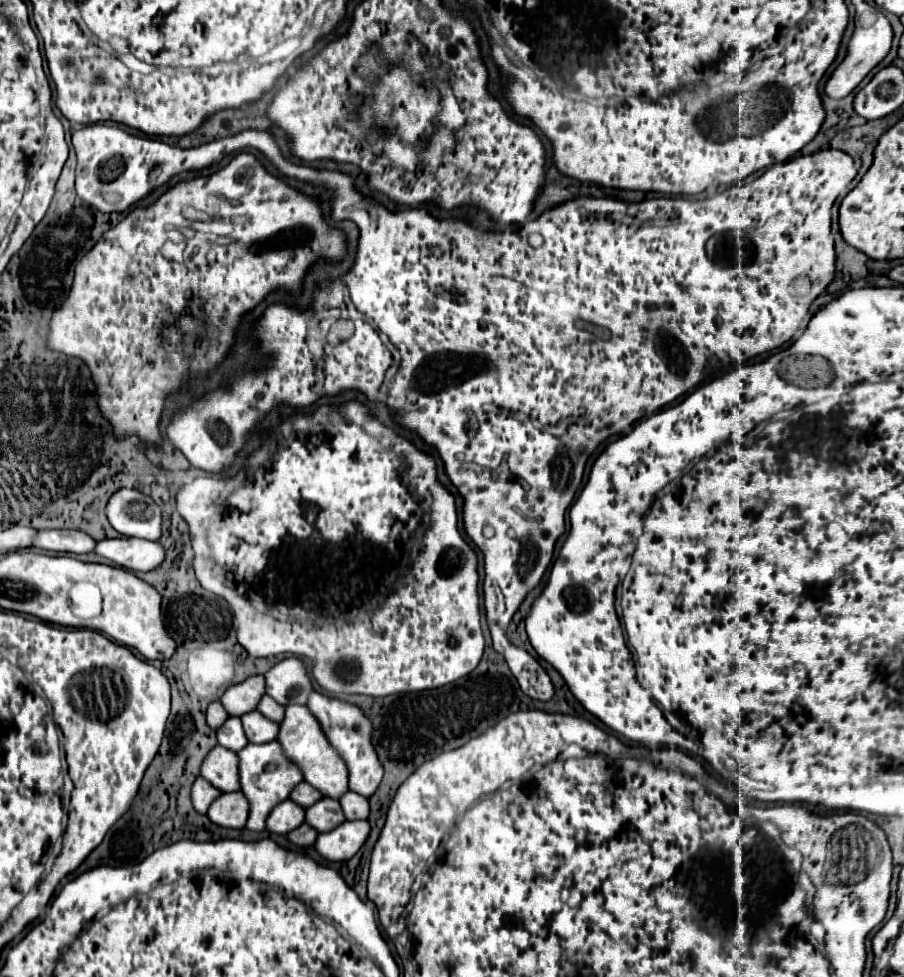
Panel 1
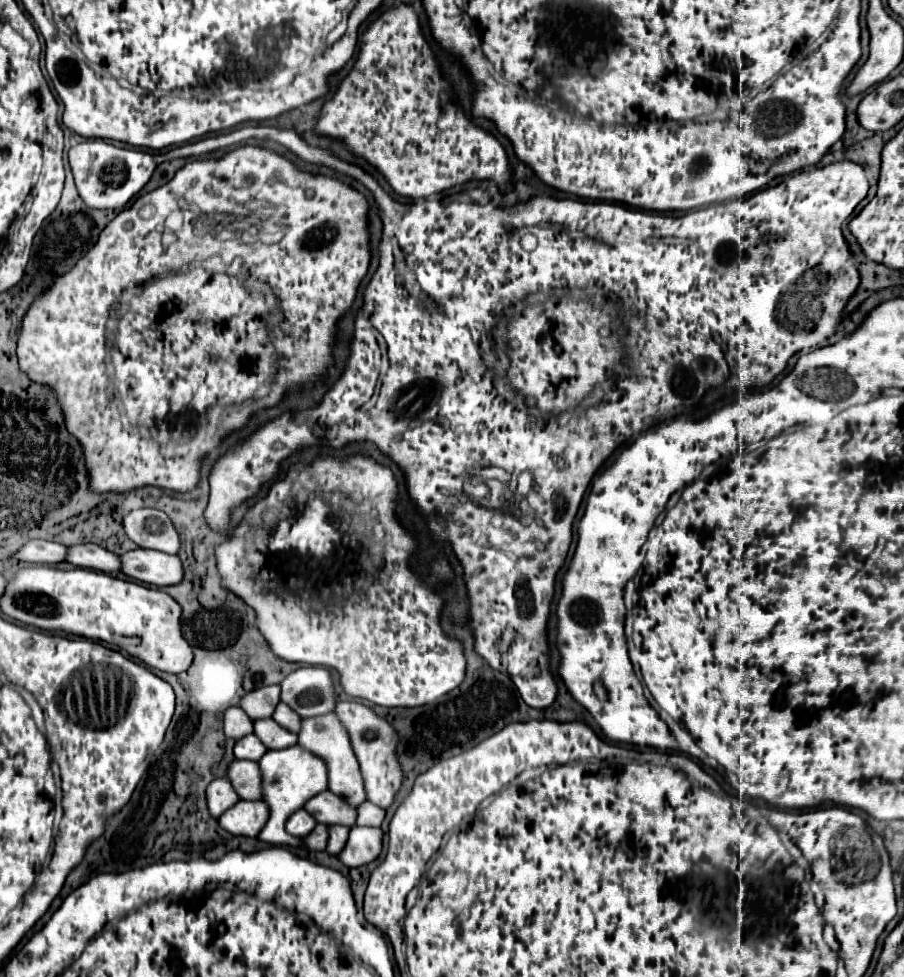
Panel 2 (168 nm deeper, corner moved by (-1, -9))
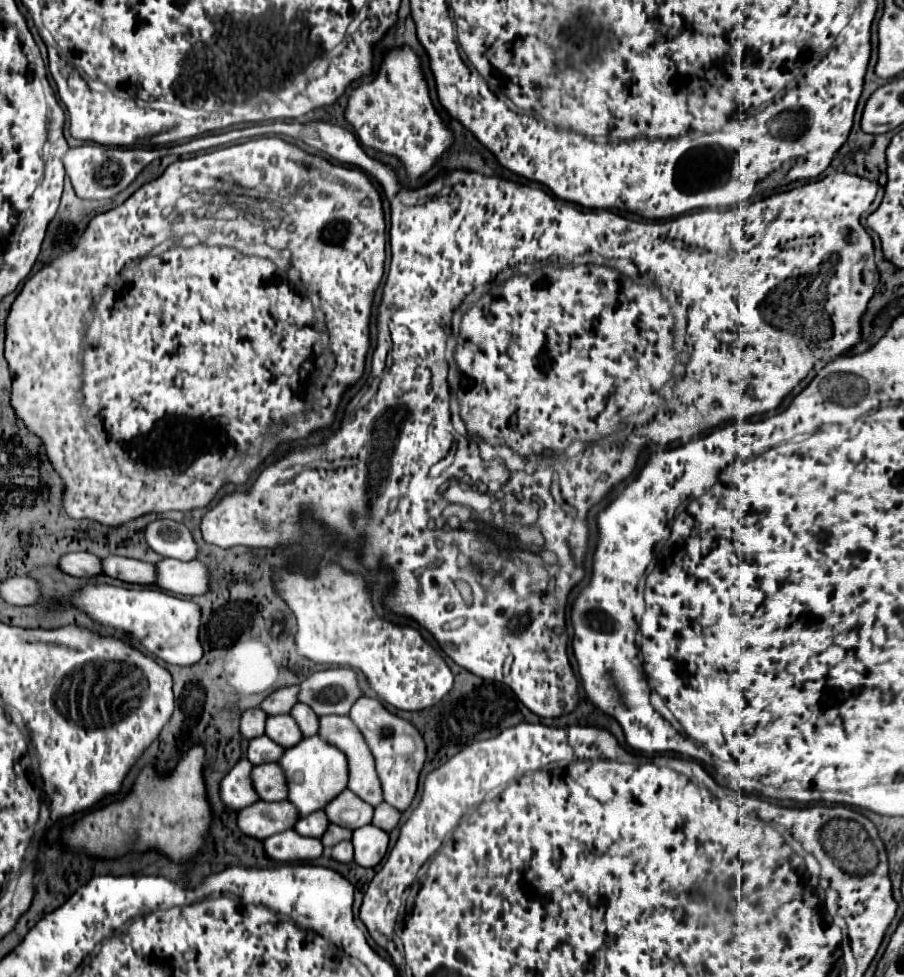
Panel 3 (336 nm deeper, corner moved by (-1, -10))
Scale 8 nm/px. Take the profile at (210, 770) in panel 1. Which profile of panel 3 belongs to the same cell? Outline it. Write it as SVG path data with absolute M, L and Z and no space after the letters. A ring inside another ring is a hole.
M264 763L252 769L254 789L262 801L284 801L286 799L286 775L278 763Z

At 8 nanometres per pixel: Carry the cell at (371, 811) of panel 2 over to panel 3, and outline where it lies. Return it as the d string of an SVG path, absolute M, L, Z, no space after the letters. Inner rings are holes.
M380 803L376 809L374 809L374 819L372 819L372 825L384 829L384 831L392 831L398 821L400 821L402 813L394 807L390 807L388 803Z

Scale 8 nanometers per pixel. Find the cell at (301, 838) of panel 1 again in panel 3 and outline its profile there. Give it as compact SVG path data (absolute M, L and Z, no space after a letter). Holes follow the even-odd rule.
M330 825L328 827L328 831L322 835L322 845L324 847L334 847L336 843L340 843L342 839L346 839L346 841L350 841L350 835L352 835L352 831L350 829L346 829L346 827L340 827L340 825Z

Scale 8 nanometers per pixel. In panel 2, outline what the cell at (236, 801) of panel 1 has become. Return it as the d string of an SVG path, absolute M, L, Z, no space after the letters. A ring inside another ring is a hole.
M238 800L232 808L228 808L218 818L218 824L234 836L254 838L266 824L266 818L268 818L268 806L262 800L256 800L256 802Z

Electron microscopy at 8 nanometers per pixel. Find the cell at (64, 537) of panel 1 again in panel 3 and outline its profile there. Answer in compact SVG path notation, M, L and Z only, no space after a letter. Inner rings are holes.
M106 557L104 573L124 583L136 583L136 585L156 585L154 579L158 579L152 563L126 557Z

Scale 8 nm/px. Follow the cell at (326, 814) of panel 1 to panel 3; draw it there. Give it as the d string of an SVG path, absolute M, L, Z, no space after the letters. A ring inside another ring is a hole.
M340 841L336 847L332 847L332 857L340 863L350 863L354 859L354 849L350 841Z

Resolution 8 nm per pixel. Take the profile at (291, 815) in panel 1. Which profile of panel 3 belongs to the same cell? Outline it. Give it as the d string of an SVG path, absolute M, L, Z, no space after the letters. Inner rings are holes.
M316 811L314 815L298 819L294 831L300 833L300 835L304 835L304 837L318 837L320 839L324 835L324 831L326 831L328 825L330 825L330 821L328 821L326 813L324 811Z

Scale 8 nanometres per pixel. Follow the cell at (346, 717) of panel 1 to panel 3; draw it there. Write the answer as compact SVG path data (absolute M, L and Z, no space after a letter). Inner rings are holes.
M360 697L350 711L350 719L354 719L354 723L358 725L358 729L362 731L362 735L374 755L378 777L380 777L382 791L384 791L384 801L390 803L392 807L396 807L398 811L406 811L418 791L418 777L420 777L420 771L426 761L426 743L424 743L420 731L406 719L392 715L378 699L372 699L372 697ZM396 735L410 735L416 741L416 751L412 755L396 753L394 745L392 745Z

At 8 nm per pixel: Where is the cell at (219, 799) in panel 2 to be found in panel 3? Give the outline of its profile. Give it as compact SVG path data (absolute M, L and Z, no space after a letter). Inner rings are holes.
M240 759L240 763L236 763L236 767L222 779L220 797L230 809L240 811L242 807L248 807L258 801L258 793L250 783L252 767L254 765L248 759Z

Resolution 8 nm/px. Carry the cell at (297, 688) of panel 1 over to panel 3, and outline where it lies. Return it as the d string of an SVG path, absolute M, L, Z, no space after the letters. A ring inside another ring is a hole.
M336 667L312 673L308 679L300 683L300 703L310 705L318 715L348 715L350 707L360 699L364 693L358 685L358 673L350 667Z

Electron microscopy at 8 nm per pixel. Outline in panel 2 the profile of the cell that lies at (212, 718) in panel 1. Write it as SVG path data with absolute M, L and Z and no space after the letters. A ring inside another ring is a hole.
M228 708L224 712L224 736L226 738L244 738L252 732L252 720L240 708Z

